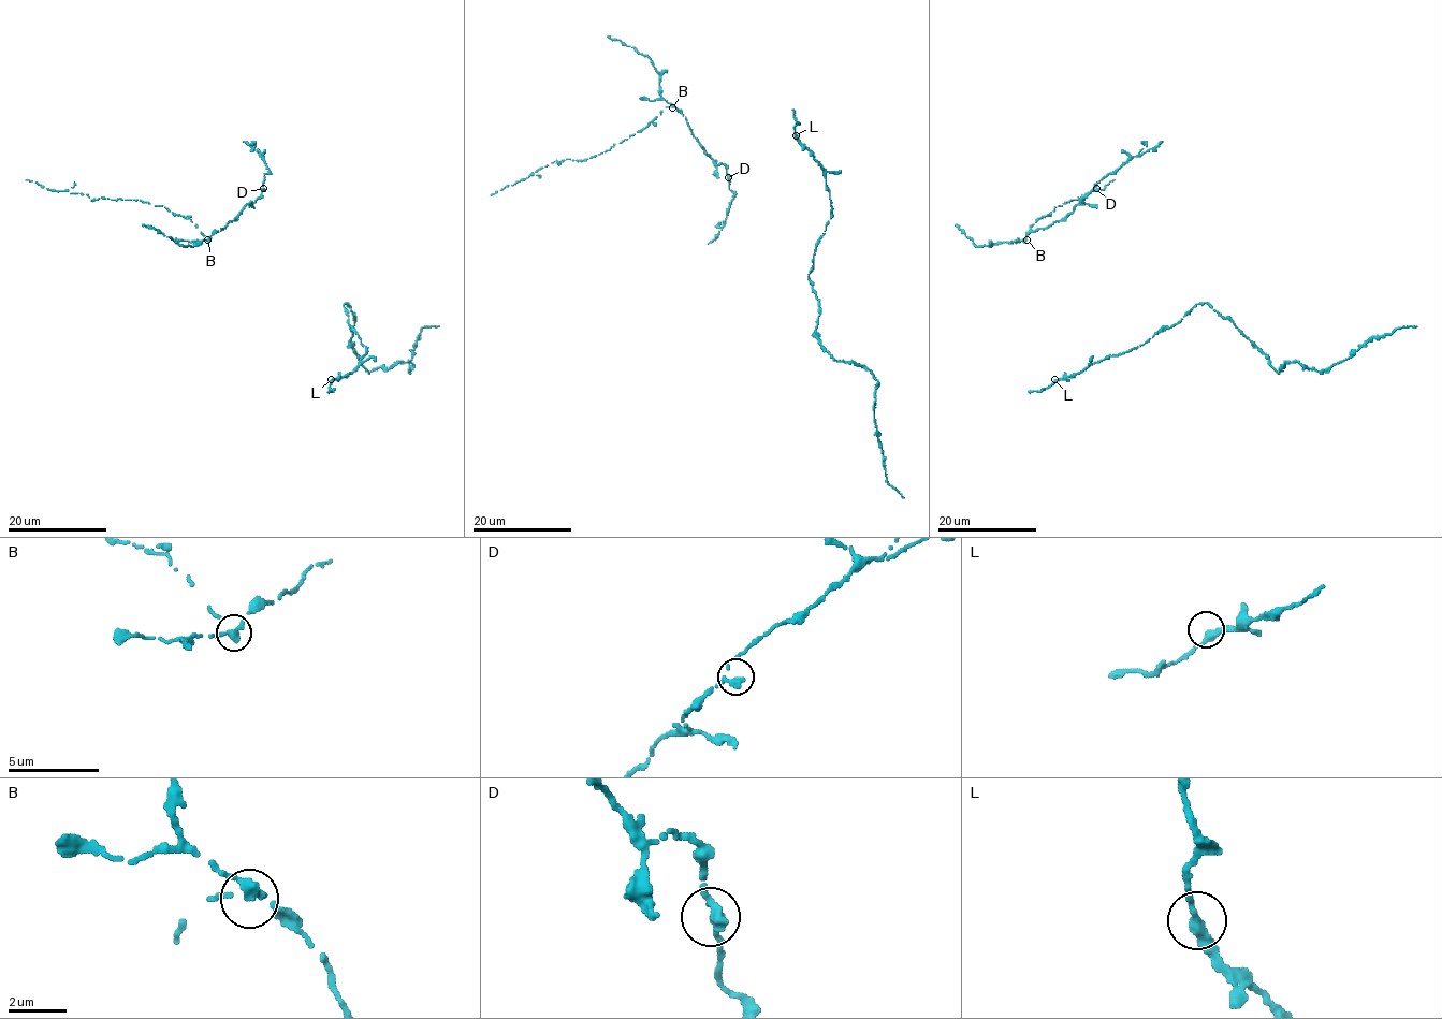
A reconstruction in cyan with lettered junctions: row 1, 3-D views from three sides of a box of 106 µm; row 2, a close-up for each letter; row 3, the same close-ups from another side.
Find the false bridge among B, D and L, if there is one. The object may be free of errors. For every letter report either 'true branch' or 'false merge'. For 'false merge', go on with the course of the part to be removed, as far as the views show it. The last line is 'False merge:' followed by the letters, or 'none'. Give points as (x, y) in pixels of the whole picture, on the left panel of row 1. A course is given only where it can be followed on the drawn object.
B: false merge; course (208, 239), (189, 218), (175, 215), (162, 206), (140, 200), (91, 200), (87, 194), (52, 191), (26, 179)
D: true branch
L: true branch
False merge: B

